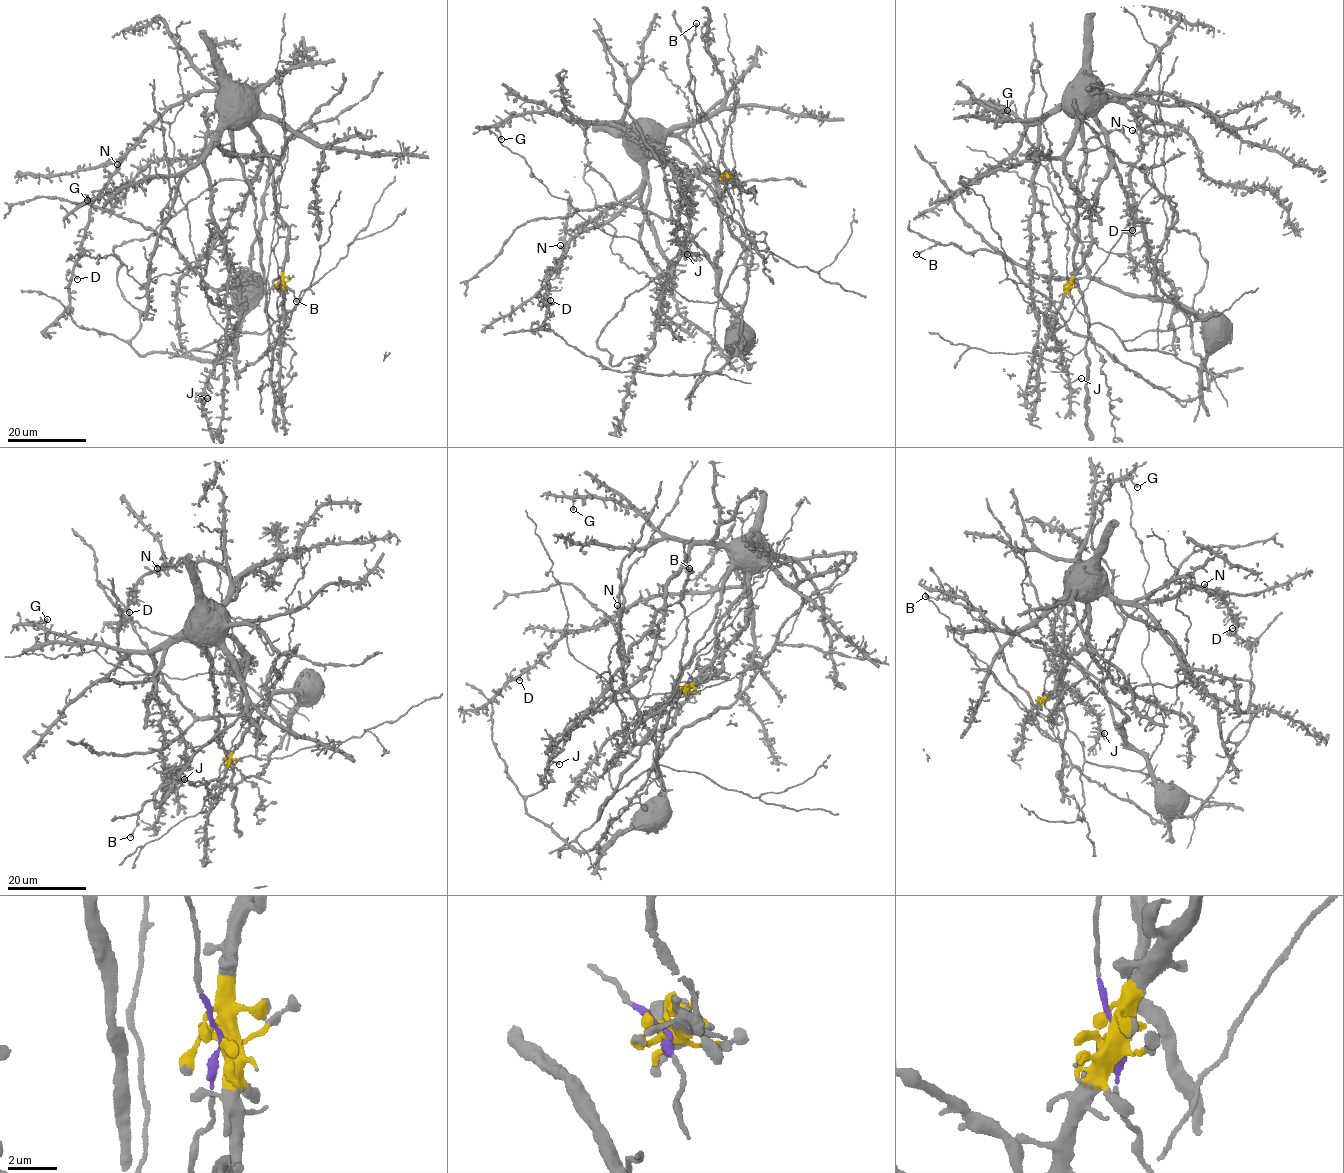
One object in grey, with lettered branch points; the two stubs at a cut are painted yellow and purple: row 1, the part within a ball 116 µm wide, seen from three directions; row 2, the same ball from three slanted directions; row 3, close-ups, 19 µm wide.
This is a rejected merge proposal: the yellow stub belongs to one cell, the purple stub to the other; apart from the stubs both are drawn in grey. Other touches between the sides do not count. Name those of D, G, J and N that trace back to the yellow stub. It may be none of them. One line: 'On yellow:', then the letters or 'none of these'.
On yellow: D, G, J, N

